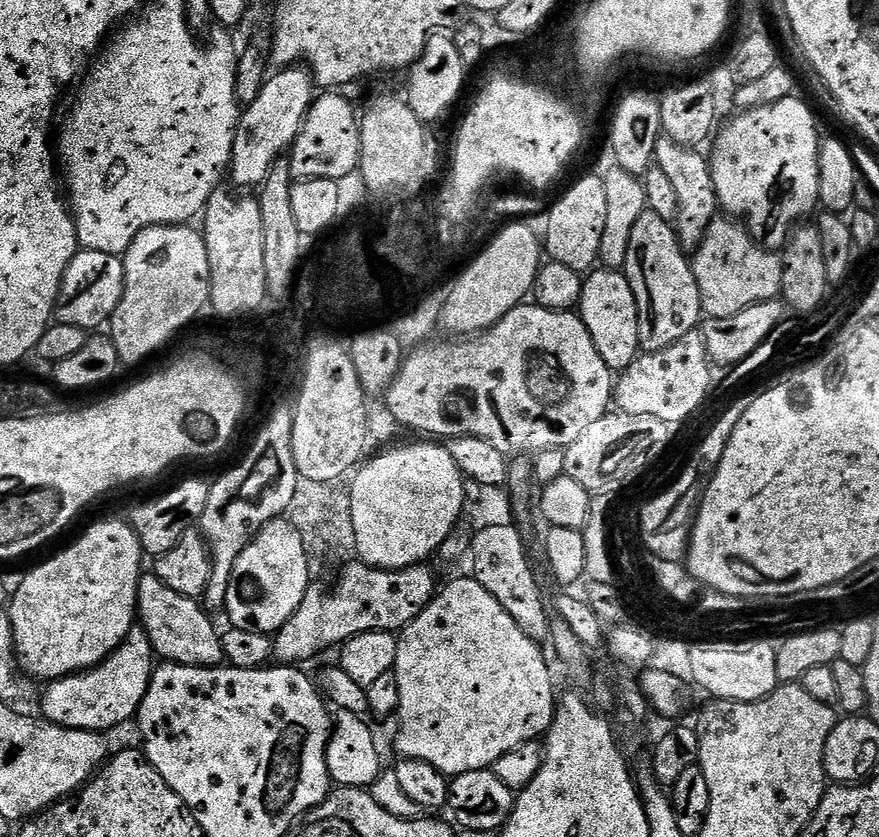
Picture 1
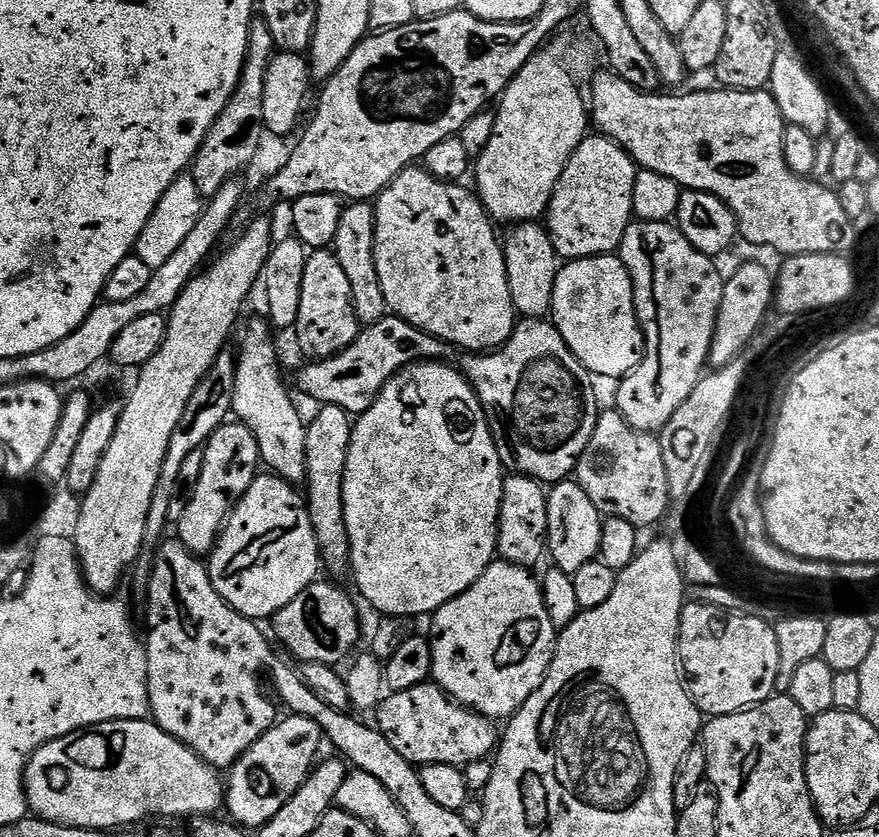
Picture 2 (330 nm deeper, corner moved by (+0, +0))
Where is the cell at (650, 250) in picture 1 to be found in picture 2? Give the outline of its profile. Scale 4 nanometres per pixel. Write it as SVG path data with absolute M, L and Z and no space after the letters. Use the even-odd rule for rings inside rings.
M640 220L629 224L618 255L632 276L636 316L644 330L644 360L619 381L614 407L630 426L656 434L706 375L725 277L716 269L717 261L698 251L672 222Z

